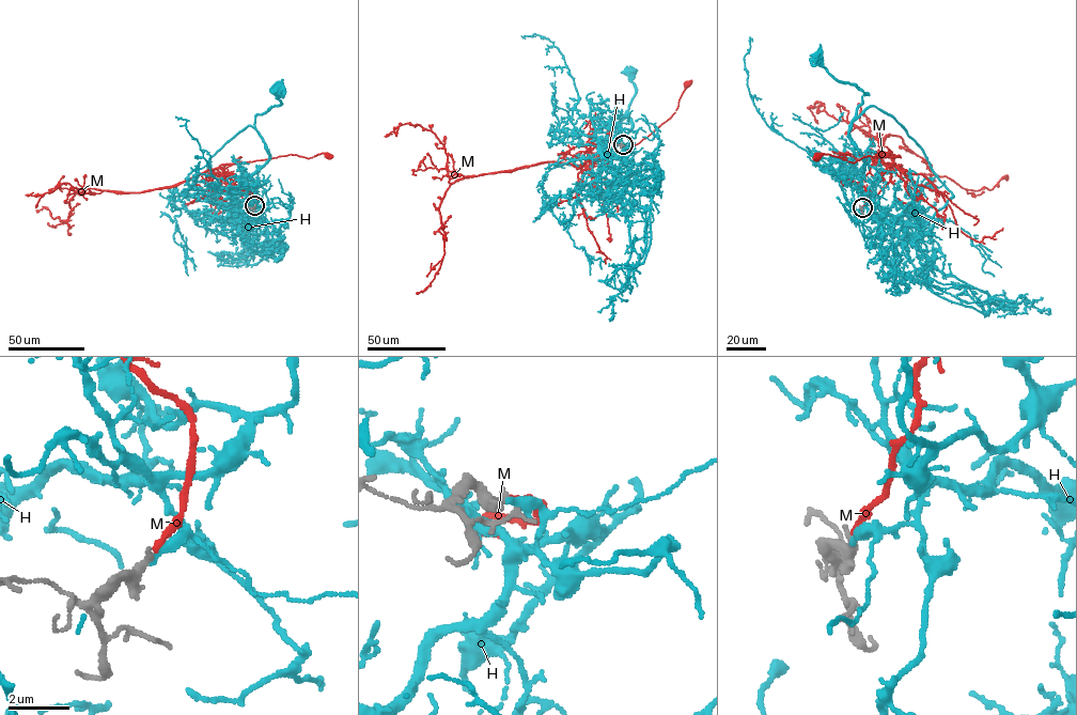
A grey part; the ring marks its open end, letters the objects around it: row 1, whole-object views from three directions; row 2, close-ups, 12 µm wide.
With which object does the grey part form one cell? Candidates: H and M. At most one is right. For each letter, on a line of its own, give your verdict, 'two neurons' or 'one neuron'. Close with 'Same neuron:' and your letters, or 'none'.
H: two neurons
M: one neuron
Same neuron: M

